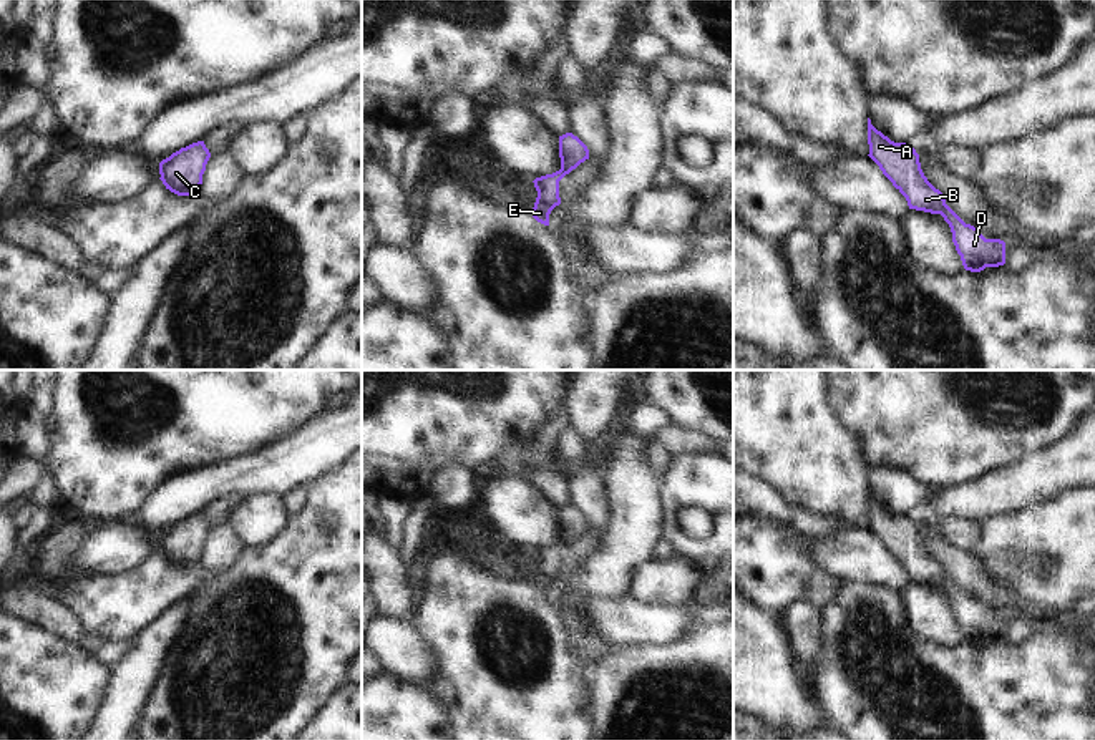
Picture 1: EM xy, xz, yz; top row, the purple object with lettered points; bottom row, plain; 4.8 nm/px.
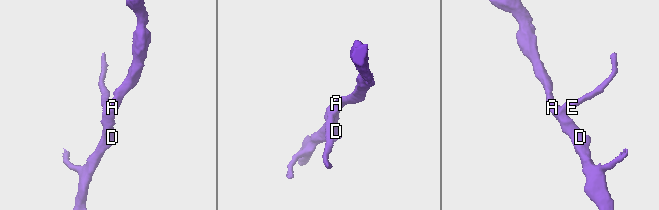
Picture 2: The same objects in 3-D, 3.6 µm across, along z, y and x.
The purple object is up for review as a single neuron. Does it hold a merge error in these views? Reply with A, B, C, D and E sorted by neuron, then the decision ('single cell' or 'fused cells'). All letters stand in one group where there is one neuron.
A B C D E; single cell

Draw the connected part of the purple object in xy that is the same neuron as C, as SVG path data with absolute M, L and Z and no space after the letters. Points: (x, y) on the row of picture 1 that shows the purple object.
M204 141L192 143L159 163L161 181L178 196L192 196L202 184L202 174L211 158Z

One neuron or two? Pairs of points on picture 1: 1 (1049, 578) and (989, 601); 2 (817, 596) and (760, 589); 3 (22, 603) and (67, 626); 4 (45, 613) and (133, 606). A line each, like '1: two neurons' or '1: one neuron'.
1: two neurons
2: two neurons
3: one neuron
4: two neurons

